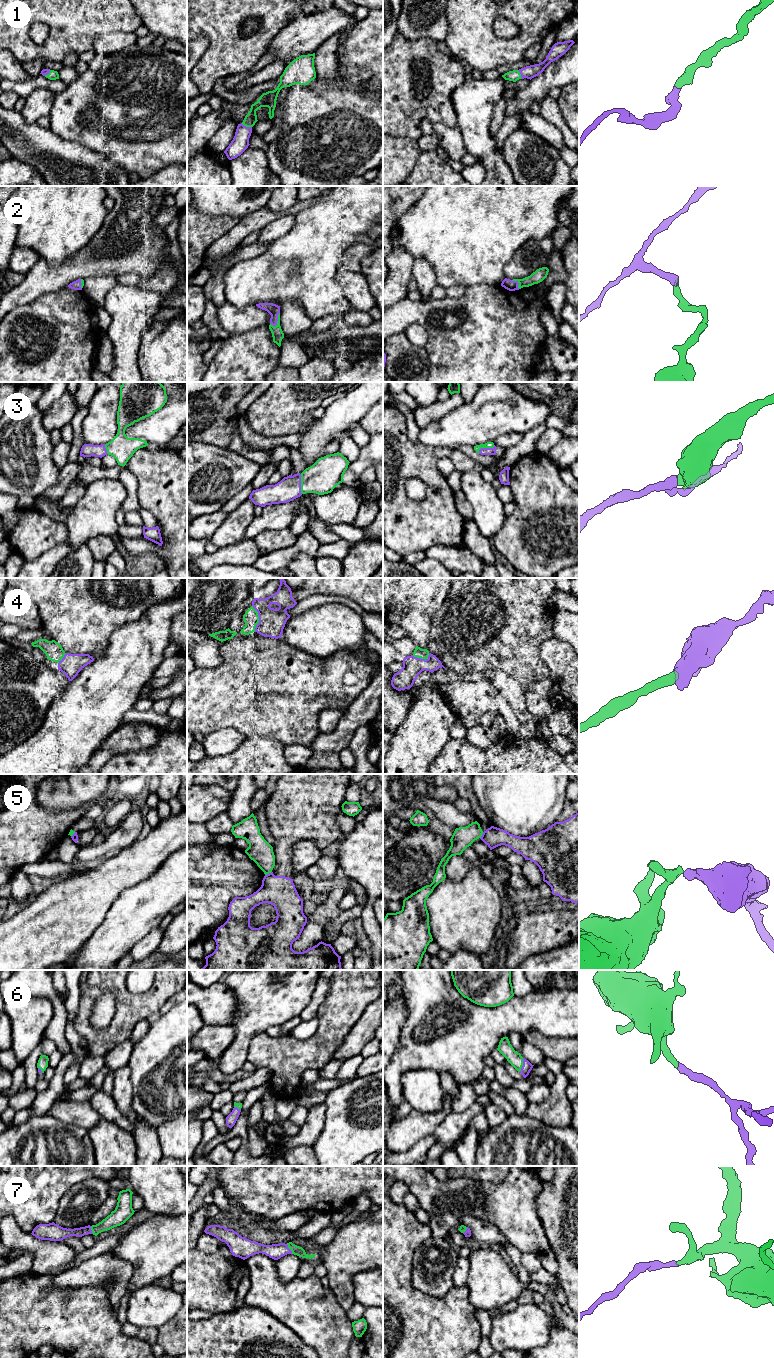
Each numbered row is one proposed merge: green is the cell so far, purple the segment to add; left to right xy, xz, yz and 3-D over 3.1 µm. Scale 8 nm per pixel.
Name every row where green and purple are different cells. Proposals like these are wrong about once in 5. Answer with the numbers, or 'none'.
5

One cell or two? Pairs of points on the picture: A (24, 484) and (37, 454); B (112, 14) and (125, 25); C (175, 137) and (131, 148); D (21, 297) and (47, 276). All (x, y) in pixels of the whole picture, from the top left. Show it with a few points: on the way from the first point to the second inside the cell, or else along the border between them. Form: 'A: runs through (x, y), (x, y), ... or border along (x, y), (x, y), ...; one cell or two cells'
A: runs through (24, 477), (24, 467), (30, 461); one cell
B: runs through (115, 17), (122, 22); one cell
C: runs through (164, 137), (142, 137); one cell
D: runs through (27, 291), (41, 279); one cell

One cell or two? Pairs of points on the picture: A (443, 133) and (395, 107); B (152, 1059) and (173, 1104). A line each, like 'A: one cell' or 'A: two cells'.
A: two cells
B: one cell

